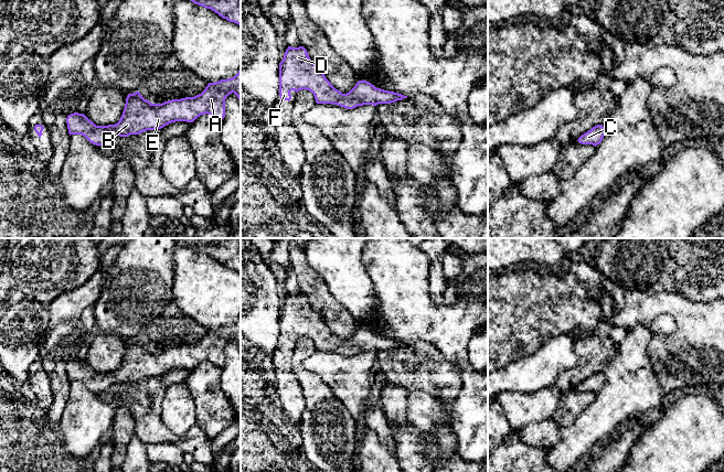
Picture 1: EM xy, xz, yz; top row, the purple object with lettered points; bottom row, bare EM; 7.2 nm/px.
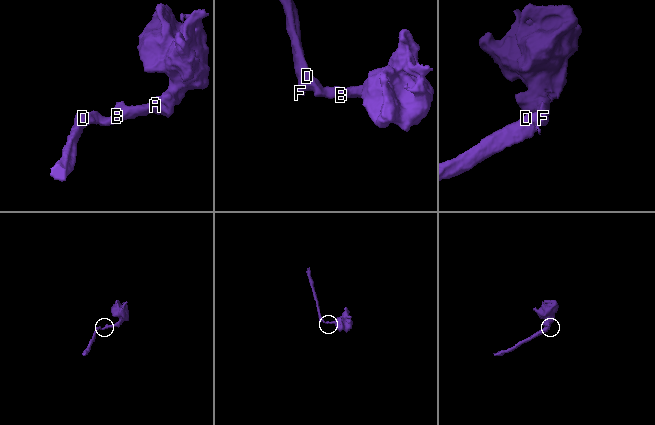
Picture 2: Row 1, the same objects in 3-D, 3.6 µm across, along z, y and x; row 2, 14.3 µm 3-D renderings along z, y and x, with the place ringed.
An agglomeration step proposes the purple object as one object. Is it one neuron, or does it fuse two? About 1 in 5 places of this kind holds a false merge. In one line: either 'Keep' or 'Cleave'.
Keep

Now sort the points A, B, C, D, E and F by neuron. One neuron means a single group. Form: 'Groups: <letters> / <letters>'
Groups: A B C D E F

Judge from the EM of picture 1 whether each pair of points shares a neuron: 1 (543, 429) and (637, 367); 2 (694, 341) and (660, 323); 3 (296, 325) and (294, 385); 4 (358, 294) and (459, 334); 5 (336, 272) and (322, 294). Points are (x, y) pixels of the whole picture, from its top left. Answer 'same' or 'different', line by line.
1: different
2: different
3: same
4: different
5: different

